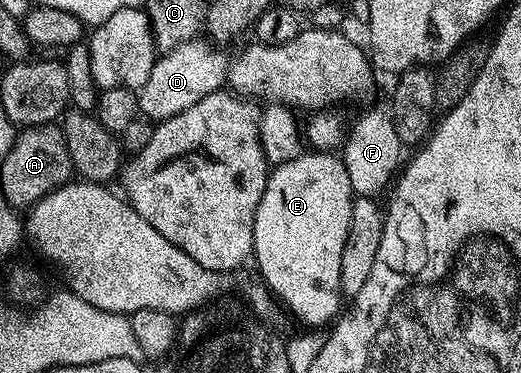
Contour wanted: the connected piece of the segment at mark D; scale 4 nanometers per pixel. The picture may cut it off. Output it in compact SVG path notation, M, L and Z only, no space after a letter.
M195 39L180 43L180 47L167 50L159 56L152 67L152 75L148 75L148 83L137 90L139 114L151 123L161 123L200 103L200 99L219 92L227 84L231 58L225 57L218 49L221 48Z

